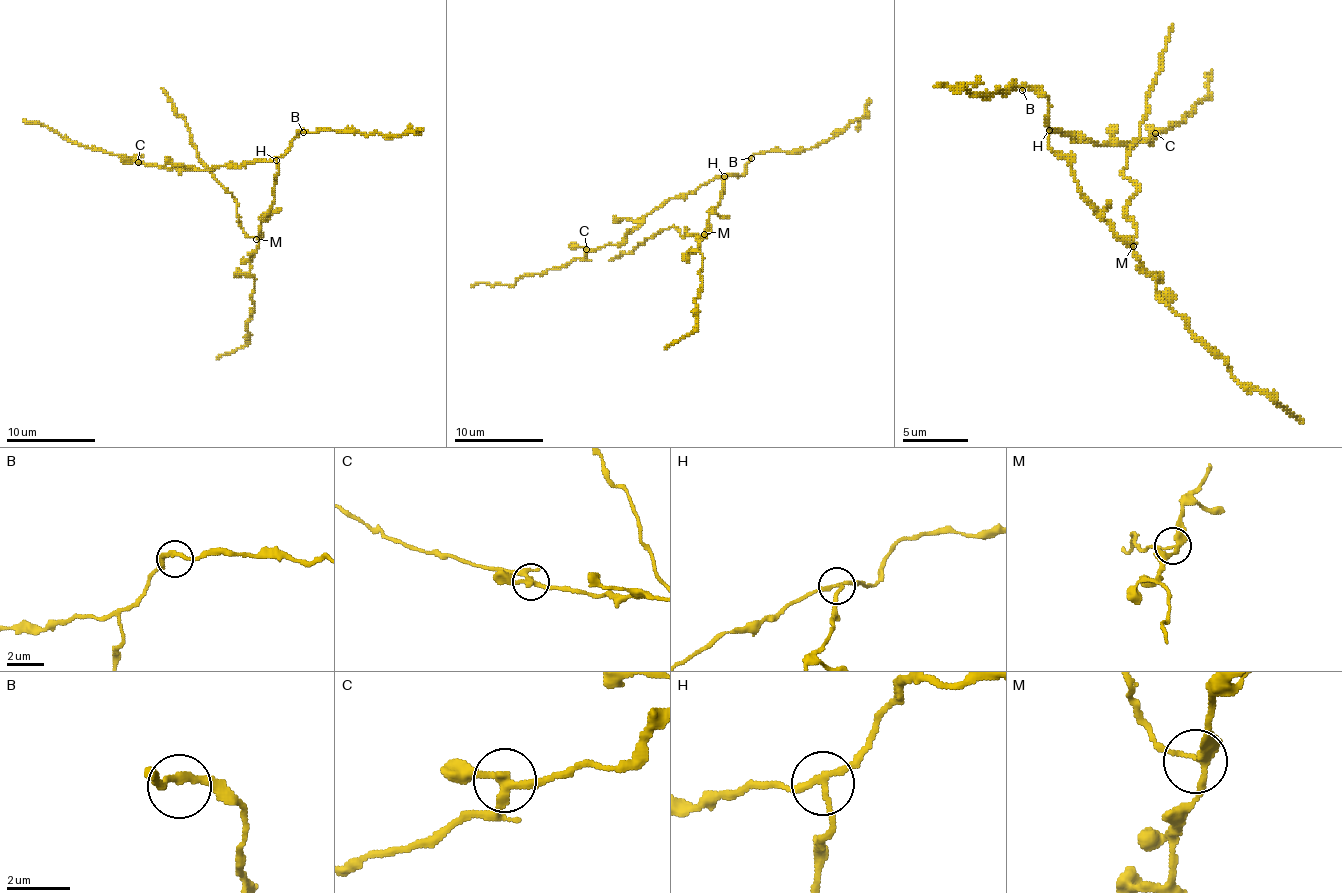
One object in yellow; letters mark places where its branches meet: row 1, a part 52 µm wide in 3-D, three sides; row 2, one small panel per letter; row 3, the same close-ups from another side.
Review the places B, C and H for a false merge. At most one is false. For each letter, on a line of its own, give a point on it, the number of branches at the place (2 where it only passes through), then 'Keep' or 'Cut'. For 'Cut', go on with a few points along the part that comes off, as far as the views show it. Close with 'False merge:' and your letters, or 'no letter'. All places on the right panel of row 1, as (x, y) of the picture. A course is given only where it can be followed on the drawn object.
B: Place: (1022, 90). Branches: 2. Keep
C: Place: (1155, 133). Branches: 3. Keep
H: Place: (1049, 130). Branches: 3. Cut. Course of the part to remove: (1048, 129), (1048, 145), (1068, 161), (1084, 201), (1136, 243), (1127, 207), (1136, 188), (1123, 168), (1172, 24)
False merge: H

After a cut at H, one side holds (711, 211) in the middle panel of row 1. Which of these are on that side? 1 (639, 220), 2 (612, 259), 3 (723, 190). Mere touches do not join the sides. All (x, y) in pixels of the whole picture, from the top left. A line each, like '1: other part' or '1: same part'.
1: other part
2: same part
3: same part

